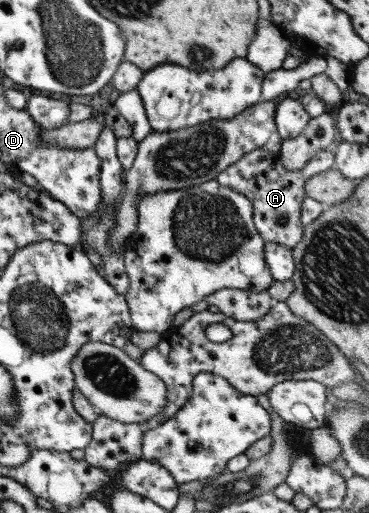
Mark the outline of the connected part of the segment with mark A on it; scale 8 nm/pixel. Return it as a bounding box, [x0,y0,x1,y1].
[216,149,334,247]

